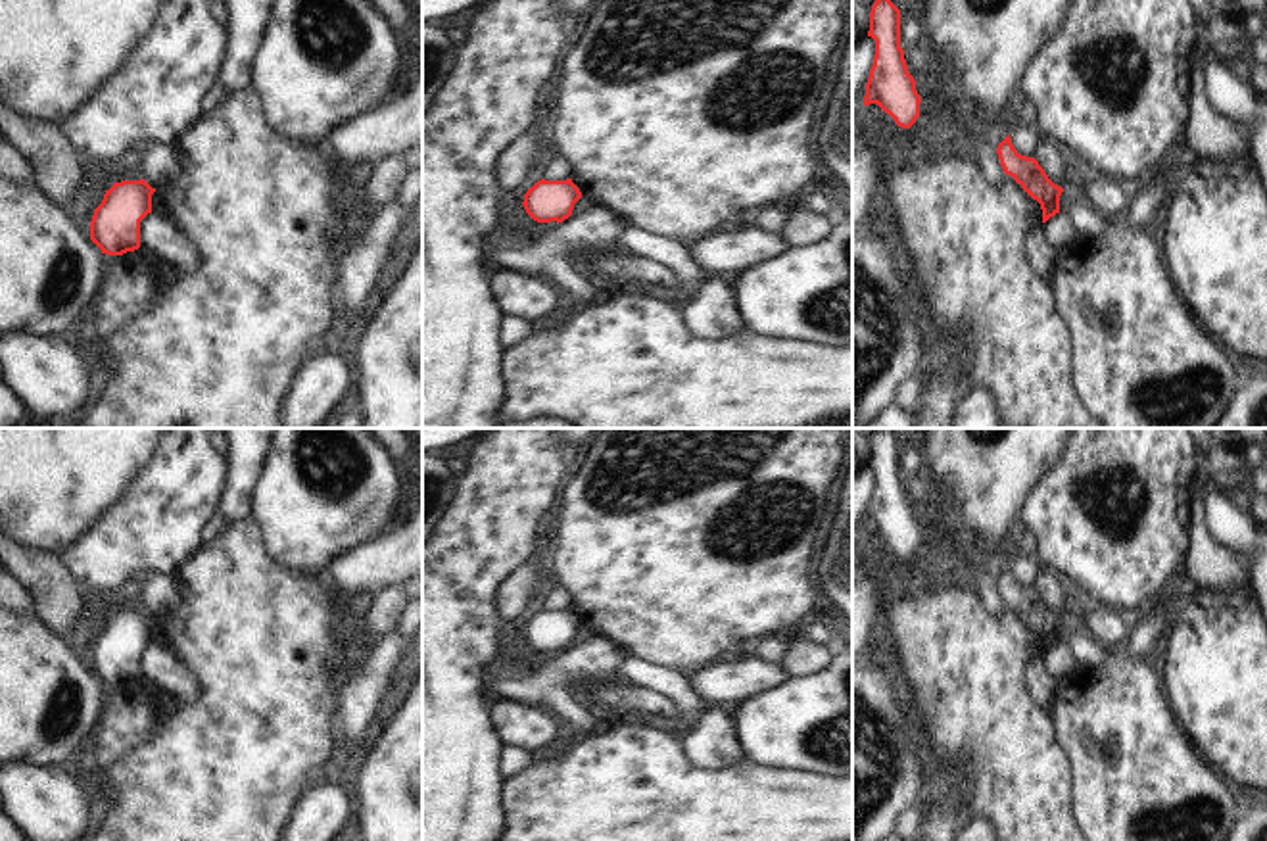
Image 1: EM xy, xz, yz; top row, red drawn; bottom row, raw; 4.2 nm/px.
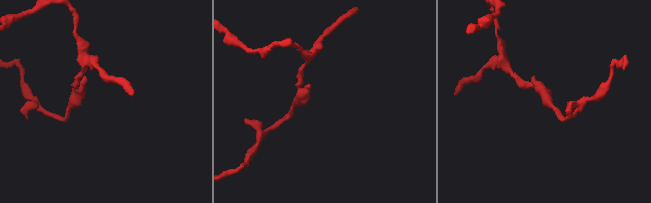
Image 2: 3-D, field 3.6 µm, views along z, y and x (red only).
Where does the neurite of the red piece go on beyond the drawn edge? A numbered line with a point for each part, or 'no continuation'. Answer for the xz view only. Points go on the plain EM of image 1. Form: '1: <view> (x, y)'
no continuation

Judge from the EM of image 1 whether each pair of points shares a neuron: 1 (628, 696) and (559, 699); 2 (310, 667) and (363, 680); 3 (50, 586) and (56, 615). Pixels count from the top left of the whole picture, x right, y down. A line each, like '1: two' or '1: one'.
1: two
2: two
3: one

